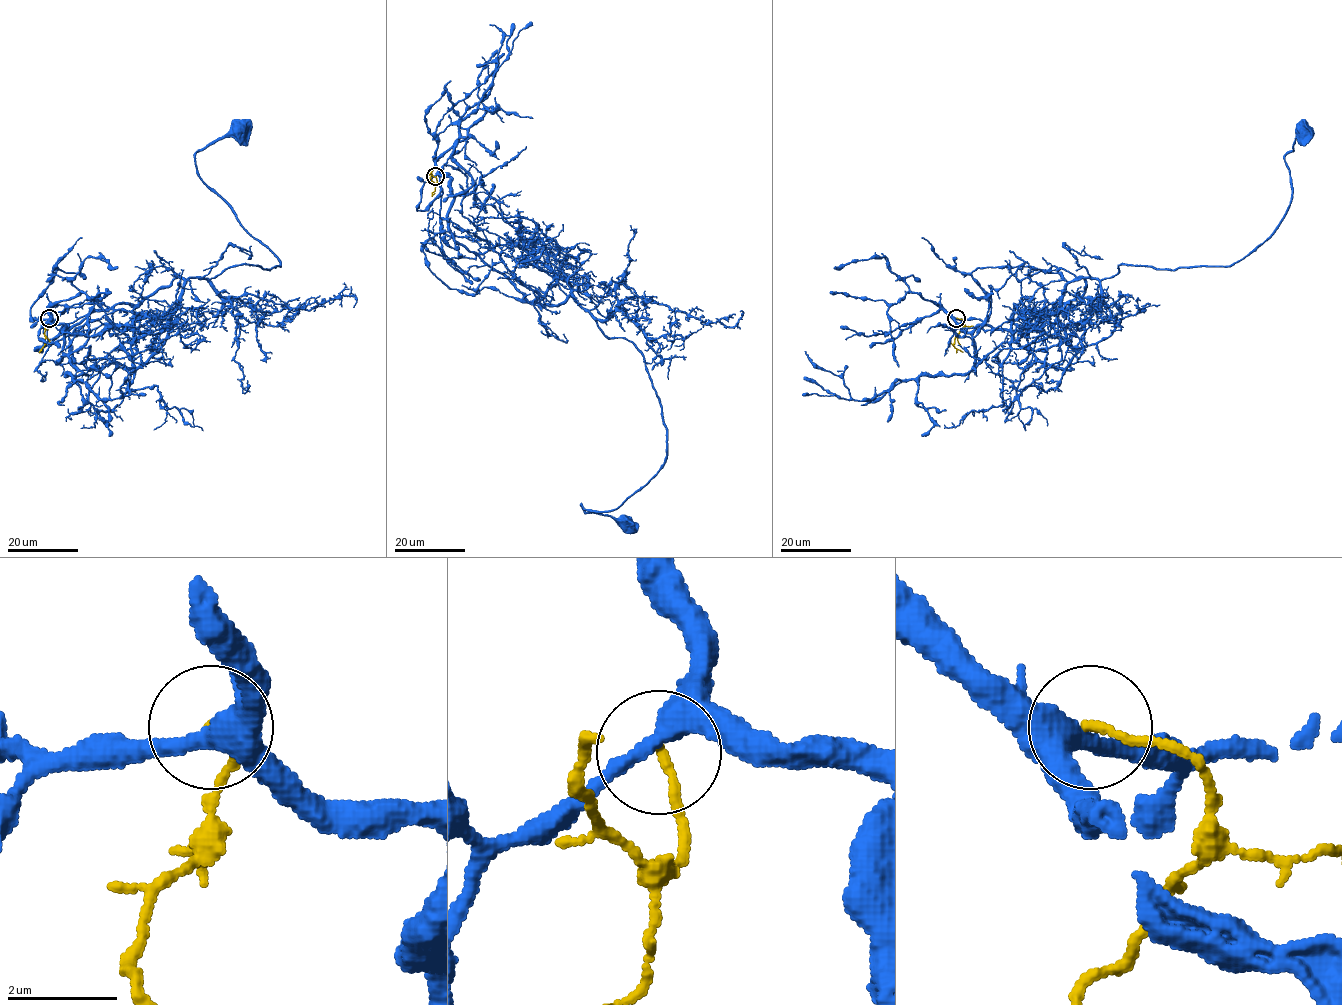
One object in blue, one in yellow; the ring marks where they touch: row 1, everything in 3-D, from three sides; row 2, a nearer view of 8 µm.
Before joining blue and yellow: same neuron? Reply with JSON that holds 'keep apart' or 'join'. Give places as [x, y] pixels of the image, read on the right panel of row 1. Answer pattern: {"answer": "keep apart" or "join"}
{"answer": "keep apart"}

